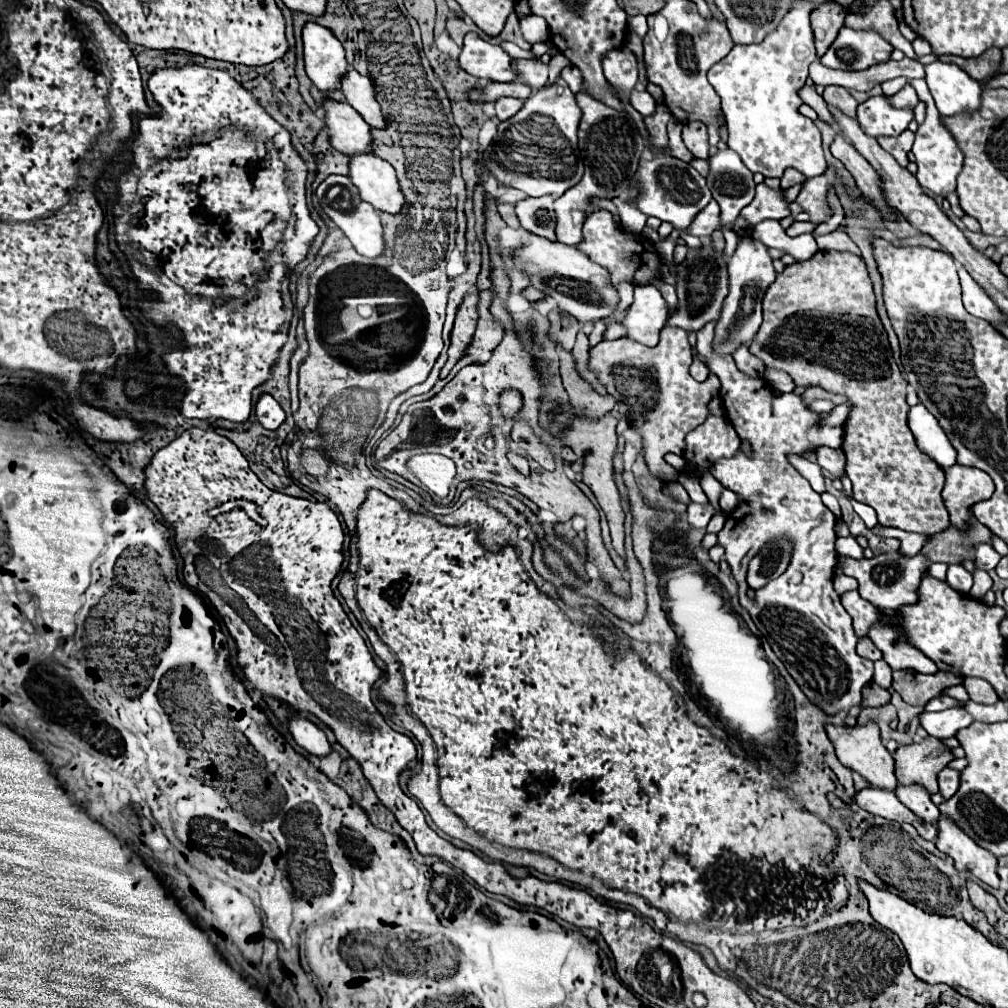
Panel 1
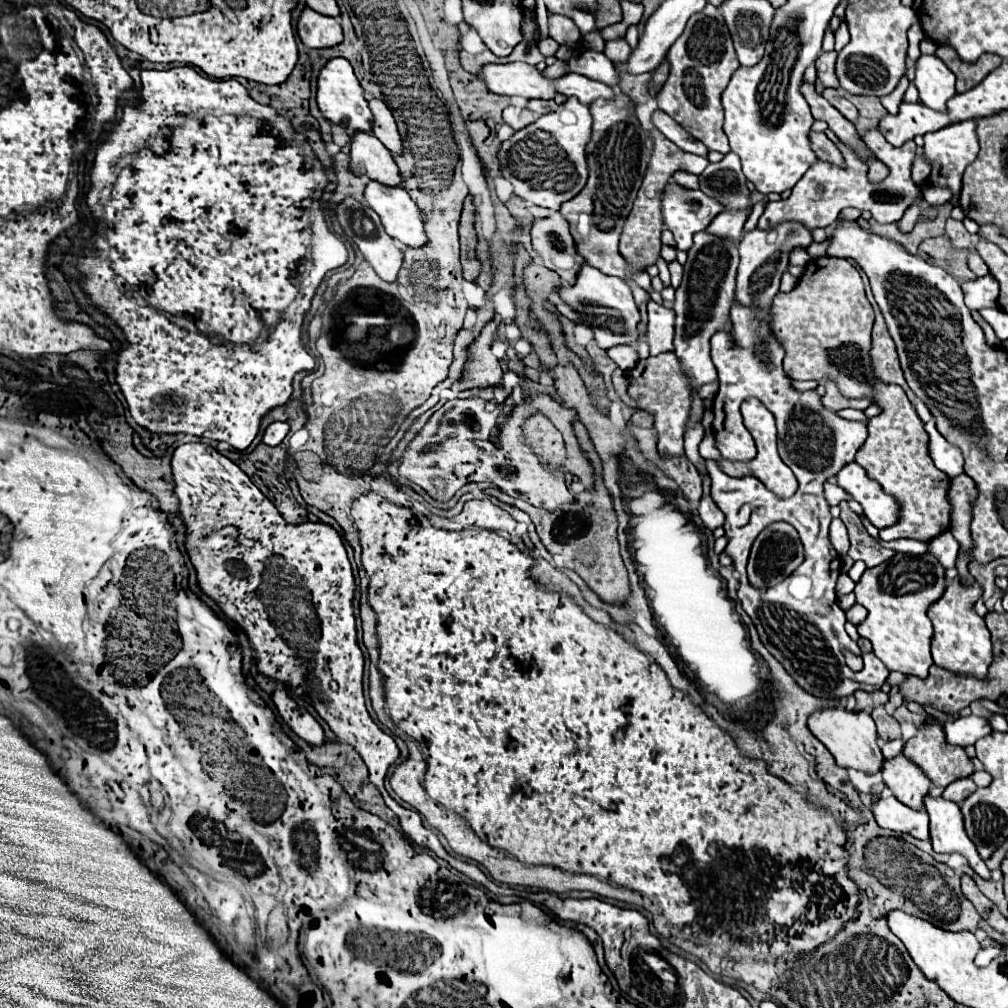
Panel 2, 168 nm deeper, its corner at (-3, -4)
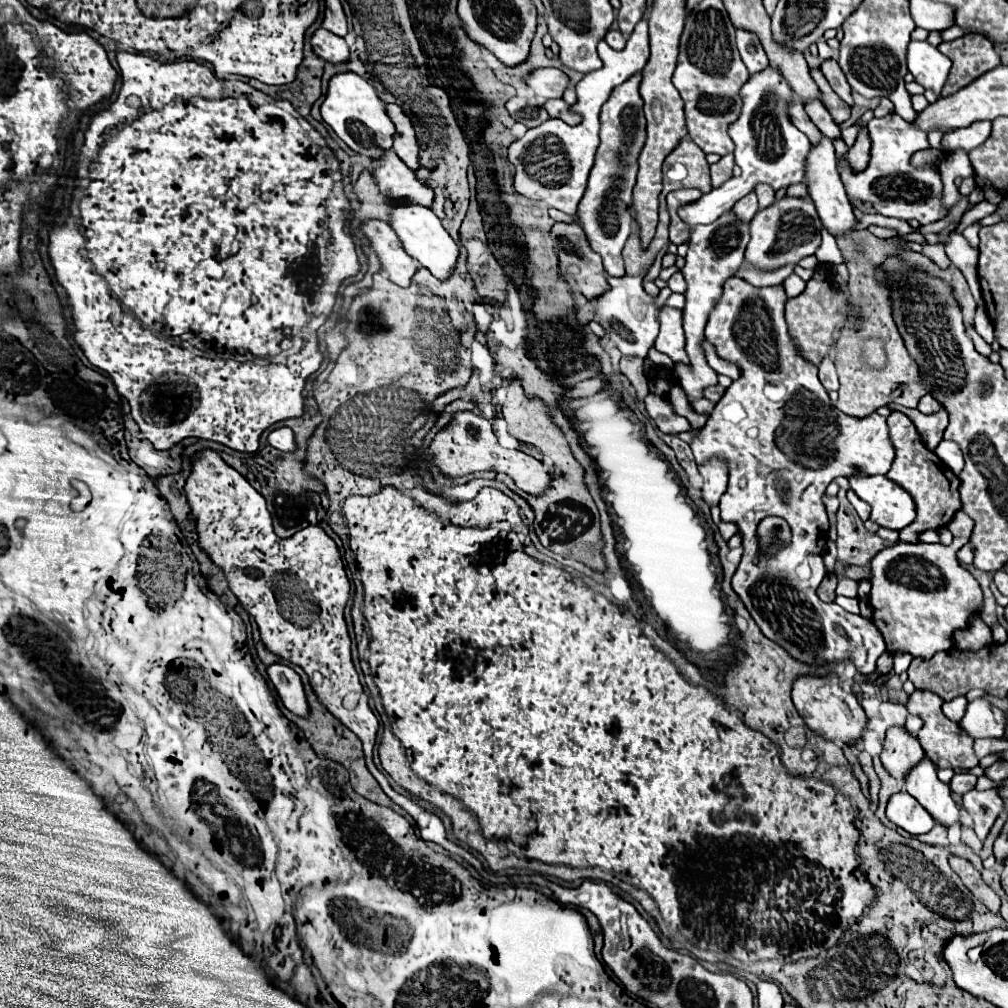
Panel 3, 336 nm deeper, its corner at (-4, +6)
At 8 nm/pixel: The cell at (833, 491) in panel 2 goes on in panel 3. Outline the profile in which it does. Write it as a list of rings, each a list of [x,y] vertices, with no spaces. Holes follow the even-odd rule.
[[[847,491],[847,499],[851,501],[851,505],[855,507],[855,511],[857,511],[857,515],[863,519],[863,521],[867,521],[869,519],[869,505],[865,503],[865,501],[861,501],[857,495],[855,495],[855,491]]]

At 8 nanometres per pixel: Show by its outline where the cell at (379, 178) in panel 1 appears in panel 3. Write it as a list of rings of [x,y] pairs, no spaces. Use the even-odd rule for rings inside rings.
[[[391,201],[389,203],[389,223],[395,229],[397,237],[403,243],[403,249],[415,257],[423,267],[427,267],[437,279],[449,277],[449,273],[455,267],[459,249],[457,243],[449,237],[449,233],[443,229],[439,217],[425,205],[417,205],[411,201]]]

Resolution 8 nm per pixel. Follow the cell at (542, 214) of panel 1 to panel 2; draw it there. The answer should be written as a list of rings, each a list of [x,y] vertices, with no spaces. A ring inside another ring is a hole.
[[[554,213],[552,217],[534,223],[530,233],[532,245],[542,257],[544,267],[556,271],[568,285],[574,285],[574,279],[586,259],[576,251],[568,221],[560,213]]]

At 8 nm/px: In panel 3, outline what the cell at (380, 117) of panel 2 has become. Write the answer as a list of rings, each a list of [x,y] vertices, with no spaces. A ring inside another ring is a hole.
[[[395,103],[387,105],[387,115],[395,125],[395,135],[393,135],[393,151],[399,155],[399,159],[409,167],[417,169],[419,167],[419,147],[415,139],[413,125],[409,117],[403,113],[403,109]]]

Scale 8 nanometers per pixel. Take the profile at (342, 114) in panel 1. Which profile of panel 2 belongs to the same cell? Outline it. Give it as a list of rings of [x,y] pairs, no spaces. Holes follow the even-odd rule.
[[[354,135],[350,147],[350,169],[354,175],[368,177],[386,187],[404,187],[394,157],[374,135]]]

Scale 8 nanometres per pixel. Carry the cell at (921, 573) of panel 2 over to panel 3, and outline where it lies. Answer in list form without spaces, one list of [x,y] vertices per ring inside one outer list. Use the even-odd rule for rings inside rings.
[[[959,511],[949,523],[949,529],[953,533],[949,547],[941,543],[899,541],[879,551],[869,563],[873,623],[883,633],[889,653],[909,653],[913,657],[931,659],[935,653],[947,651],[953,645],[951,633],[967,627],[969,615],[981,607],[983,593],[979,583],[955,557],[967,543],[967,533],[971,533],[973,523]]]

